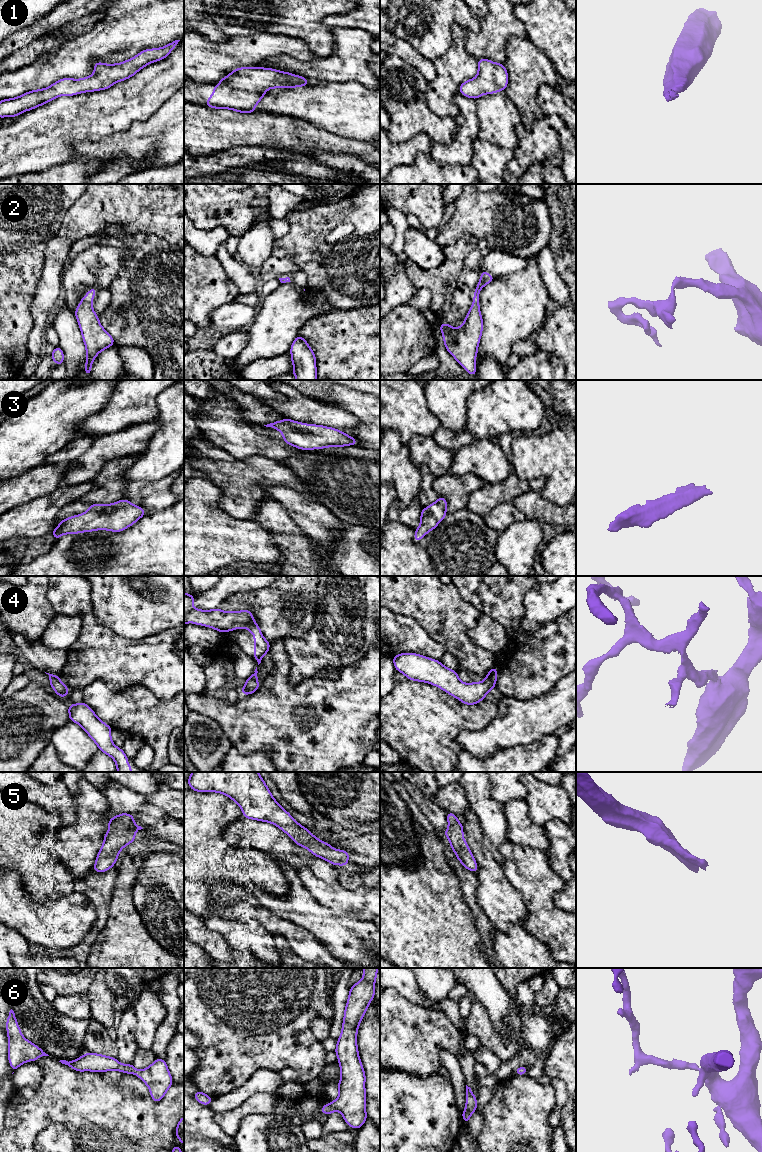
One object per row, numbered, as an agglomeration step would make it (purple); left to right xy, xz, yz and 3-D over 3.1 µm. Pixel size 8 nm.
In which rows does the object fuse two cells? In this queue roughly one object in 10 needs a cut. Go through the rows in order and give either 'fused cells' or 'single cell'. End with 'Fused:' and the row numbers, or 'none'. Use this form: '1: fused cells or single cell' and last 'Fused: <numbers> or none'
1: single cell
2: single cell
3: single cell
4: single cell
5: single cell
6: single cell
Fused: none

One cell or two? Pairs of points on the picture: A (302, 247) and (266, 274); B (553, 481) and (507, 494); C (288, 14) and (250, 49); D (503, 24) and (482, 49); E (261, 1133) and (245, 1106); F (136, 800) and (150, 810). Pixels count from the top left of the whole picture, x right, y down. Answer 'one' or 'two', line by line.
A: two
B: two
C: two
D: one
E: two
F: one

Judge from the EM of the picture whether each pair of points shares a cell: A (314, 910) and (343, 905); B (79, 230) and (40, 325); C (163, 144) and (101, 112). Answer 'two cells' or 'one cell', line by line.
A: two cells
B: one cell
C: two cells

